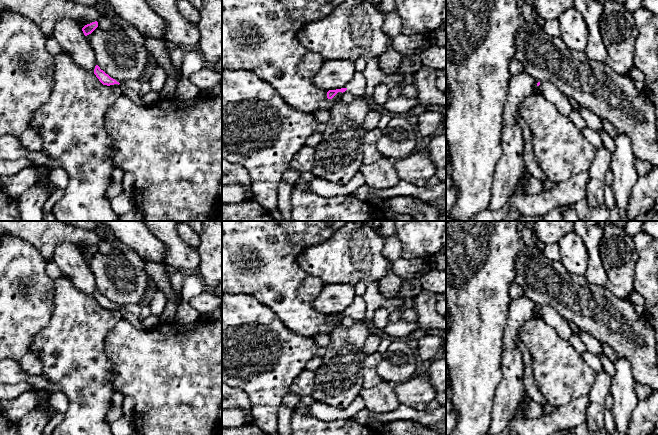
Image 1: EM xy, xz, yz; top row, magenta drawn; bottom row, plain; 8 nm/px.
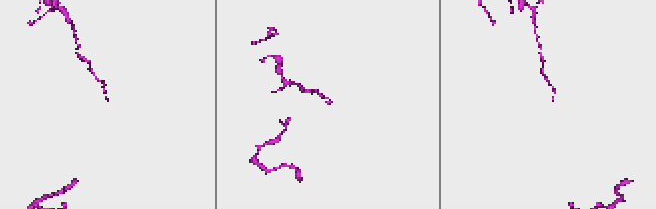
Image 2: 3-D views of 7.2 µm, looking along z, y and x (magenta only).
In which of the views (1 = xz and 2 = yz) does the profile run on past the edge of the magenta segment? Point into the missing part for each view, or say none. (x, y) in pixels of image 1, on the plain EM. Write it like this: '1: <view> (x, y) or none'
1: none
2: none

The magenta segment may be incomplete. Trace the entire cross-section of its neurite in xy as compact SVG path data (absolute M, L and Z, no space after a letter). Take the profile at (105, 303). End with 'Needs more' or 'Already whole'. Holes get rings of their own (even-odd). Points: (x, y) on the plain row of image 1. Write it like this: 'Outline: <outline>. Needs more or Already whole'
Outline: M98 289L95 290L94 298L103 309L110 310L114 308L120 308L115 303L111 302L108 298L106 298L103 294L101 294Z. Already whole

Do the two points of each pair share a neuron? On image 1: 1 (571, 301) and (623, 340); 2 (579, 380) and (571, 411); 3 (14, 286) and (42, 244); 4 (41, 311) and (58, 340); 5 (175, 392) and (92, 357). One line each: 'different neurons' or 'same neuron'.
1: same neuron
2: different neurons
3: different neurons
4: different neurons
5: different neurons

